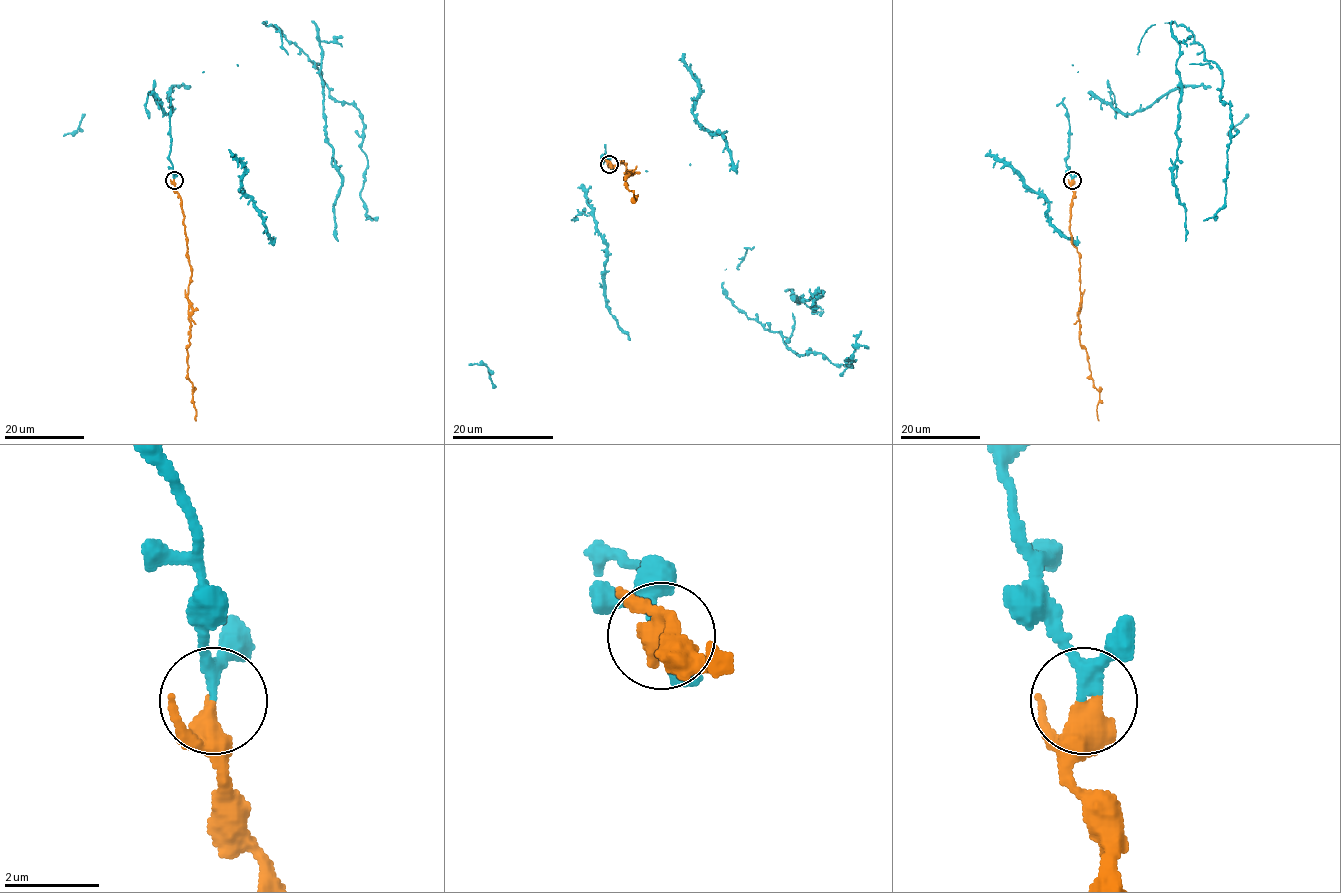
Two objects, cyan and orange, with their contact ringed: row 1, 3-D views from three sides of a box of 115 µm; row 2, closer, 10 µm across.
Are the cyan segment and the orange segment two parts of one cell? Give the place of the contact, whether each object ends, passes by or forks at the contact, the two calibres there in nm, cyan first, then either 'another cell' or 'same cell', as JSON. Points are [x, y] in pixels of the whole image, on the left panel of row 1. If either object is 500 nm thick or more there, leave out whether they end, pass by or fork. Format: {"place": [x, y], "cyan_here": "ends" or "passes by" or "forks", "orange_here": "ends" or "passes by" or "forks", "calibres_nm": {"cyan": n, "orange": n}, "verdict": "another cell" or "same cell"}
{"place": [174, 180], "cyan_here": "passes by", "orange_here": "passes by", "calibres_nm": {"cyan": 220, "orange": 360}, "verdict": "same cell"}

